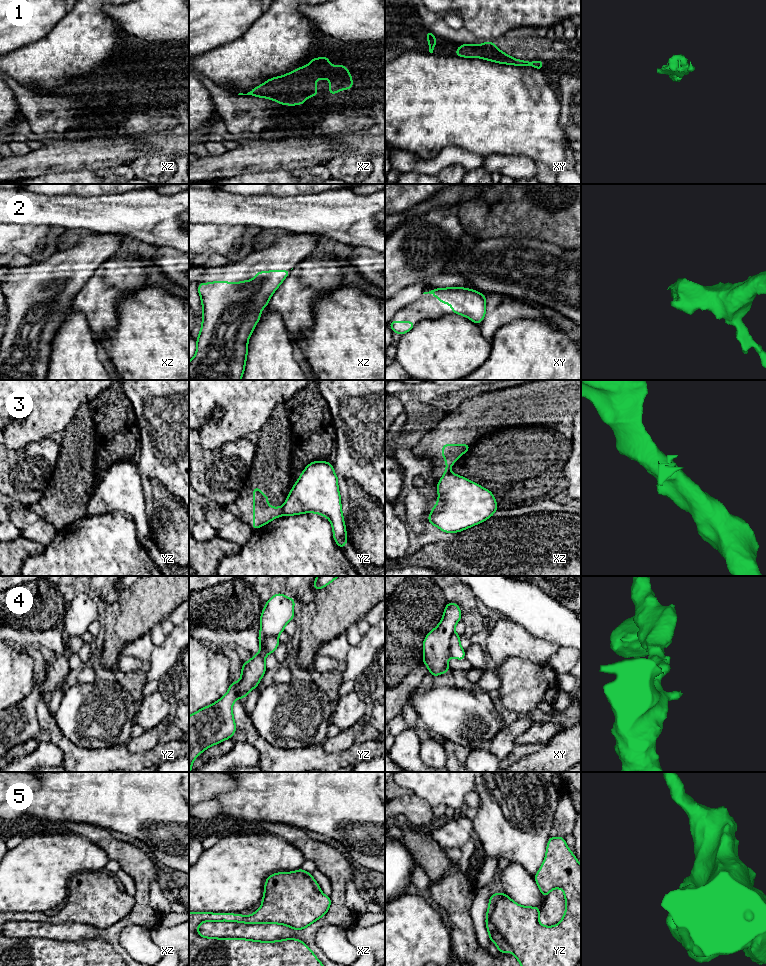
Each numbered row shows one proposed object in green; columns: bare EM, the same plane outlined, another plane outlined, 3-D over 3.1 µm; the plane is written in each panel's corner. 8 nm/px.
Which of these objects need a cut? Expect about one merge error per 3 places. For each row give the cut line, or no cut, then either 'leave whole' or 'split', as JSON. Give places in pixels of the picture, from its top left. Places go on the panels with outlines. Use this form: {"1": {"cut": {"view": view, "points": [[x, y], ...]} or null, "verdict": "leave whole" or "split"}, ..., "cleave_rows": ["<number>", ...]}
{"1": {"cut": null, "verdict": "leave whole"}, "2": {"cut": null, "verdict": "leave whole"}, "3": {"cut": {"view": "yz", "points": [[282, 506], [283, 514]]}, "verdict": "split"}, "4": {"cut": {"view": "yz", "points": [[277, 636], [268, 636], [264, 640], [263, 649], [266, 654]]}, "verdict": "split"}, "5": {"cut": {"view": "yz", "points": [[503, 893], [491, 915], [490, 921], [512, 950]]}, "verdict": "split"}, "cleave_rows": ["3", "4", "5"]}

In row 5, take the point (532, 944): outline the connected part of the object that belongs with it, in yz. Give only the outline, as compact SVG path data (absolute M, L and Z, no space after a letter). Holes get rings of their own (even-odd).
M549 838L543 864L534 879L545 898L553 889L563 890L566 909L561 921L552 927L542 926L539 921L539 907L521 906L504 893L491 915L491 922L511 946L512 953L521 966L581 966L581 865L568 848L565 838Z

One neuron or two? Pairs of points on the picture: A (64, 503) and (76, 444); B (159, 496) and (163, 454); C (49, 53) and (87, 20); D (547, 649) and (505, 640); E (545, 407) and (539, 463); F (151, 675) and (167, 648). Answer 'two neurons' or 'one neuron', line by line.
A: one neuron
B: two neurons
C: one neuron
D: one neuron
E: two neurons
F: one neuron

